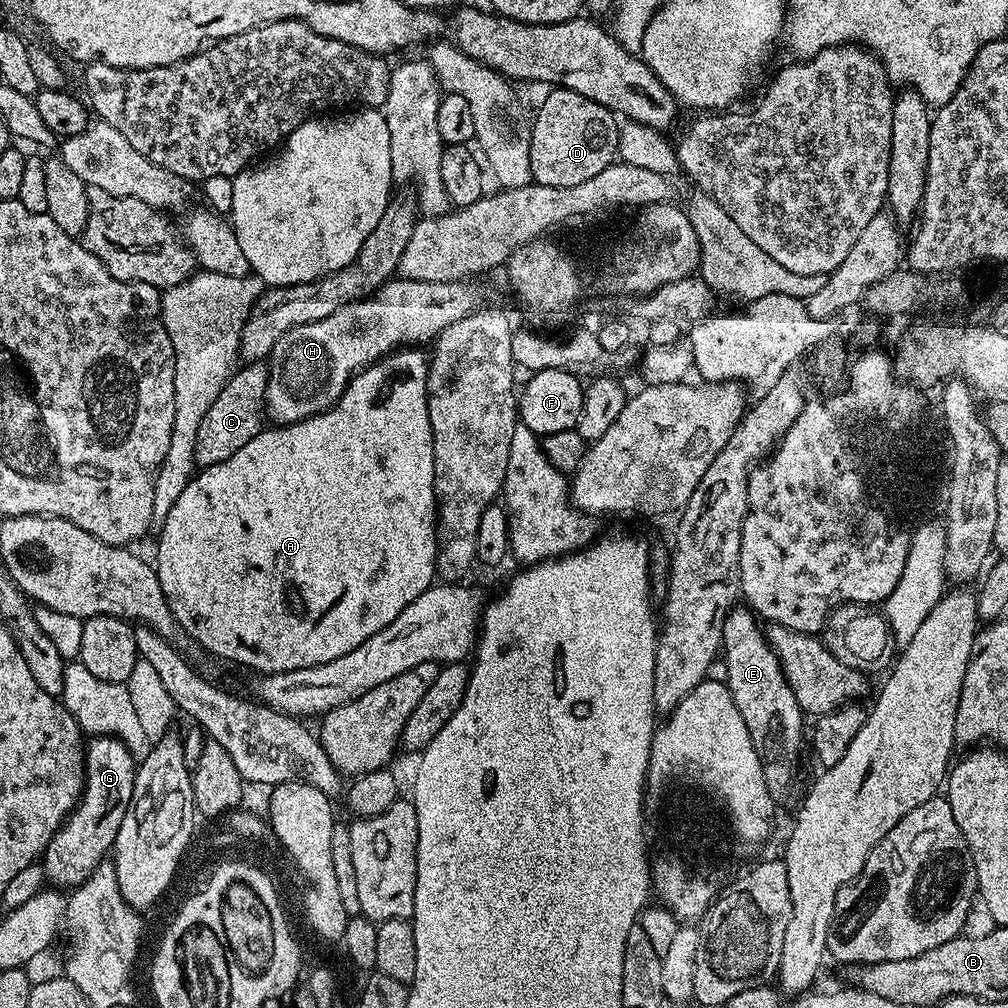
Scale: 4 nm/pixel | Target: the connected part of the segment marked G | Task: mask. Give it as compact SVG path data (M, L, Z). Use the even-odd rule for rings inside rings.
M97 736L87 741L84 754L84 790L80 793L80 801L77 802L72 813L64 819L64 825L54 834L54 838L50 838L42 857L44 879L49 885L60 890L65 890L64 888L73 890L79 887L90 879L95 868L115 849L122 818L128 813L128 808L134 799L134 778L137 767L137 757L133 756L132 751L116 737Z

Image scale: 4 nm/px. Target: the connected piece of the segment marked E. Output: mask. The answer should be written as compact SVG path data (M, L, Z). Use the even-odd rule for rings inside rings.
M737 606L728 613L724 623L722 664L723 660L723 675L734 698L734 706L738 706L738 714L742 714L746 730L750 730L754 750L758 750L766 786L773 800L783 802L796 784L800 755L806 752L806 716L794 698L794 690L790 690L780 659L768 645L761 621L747 606Z

